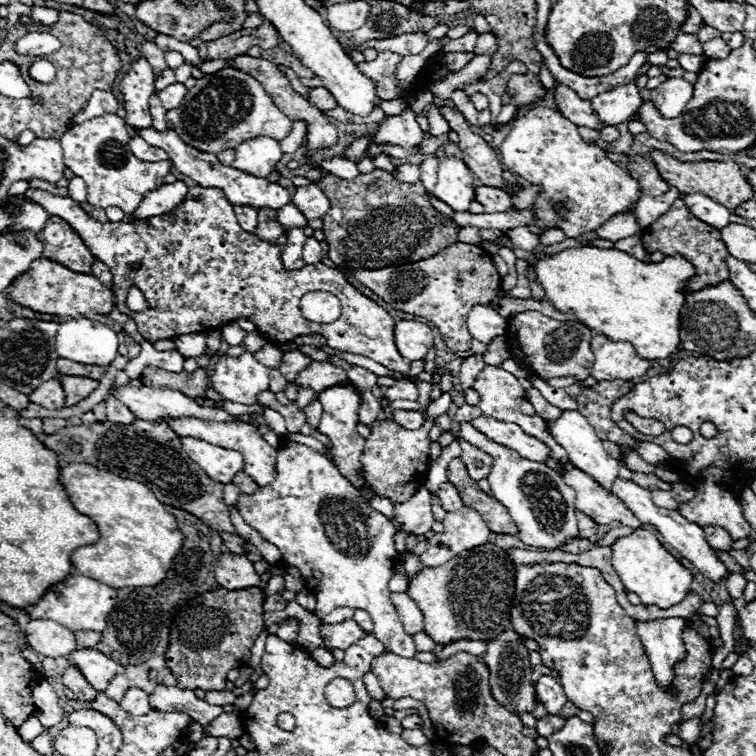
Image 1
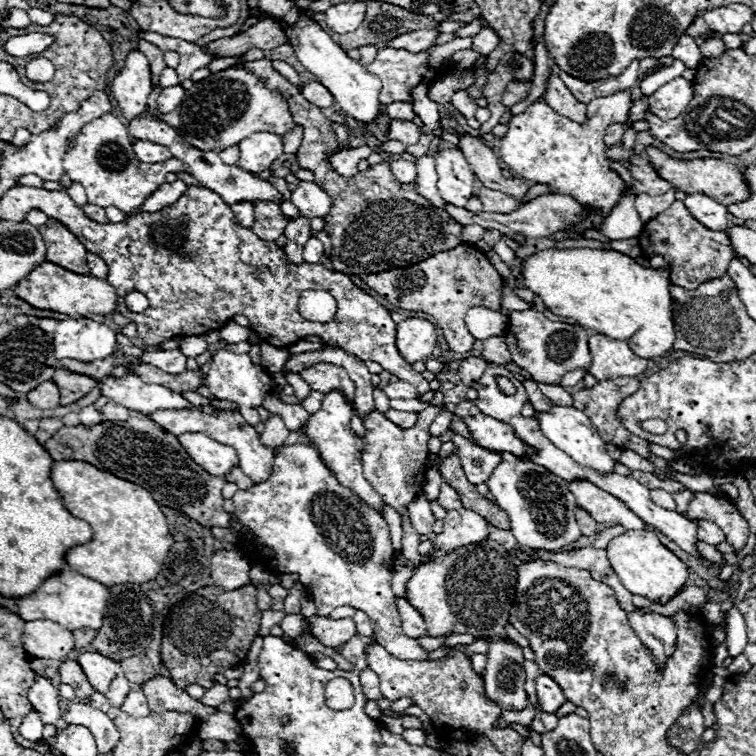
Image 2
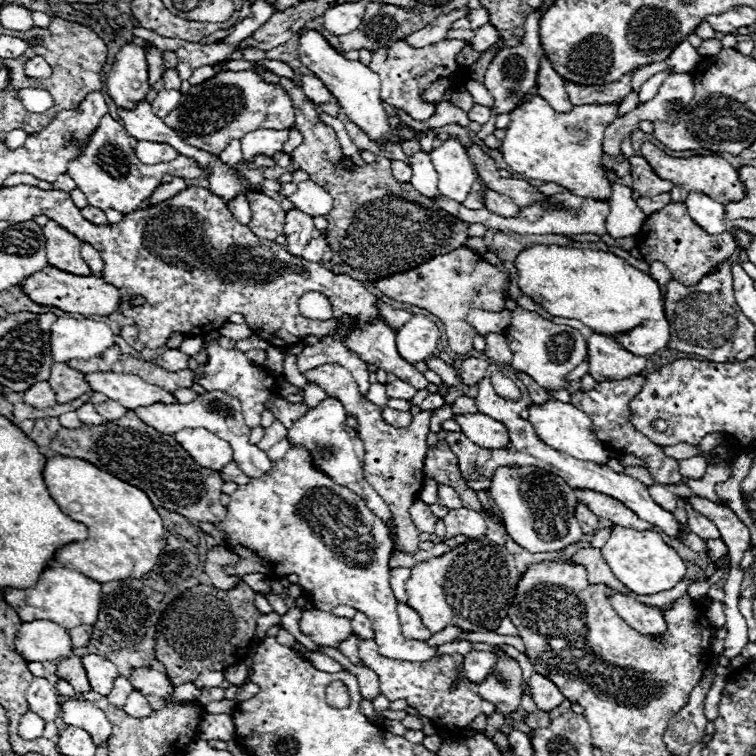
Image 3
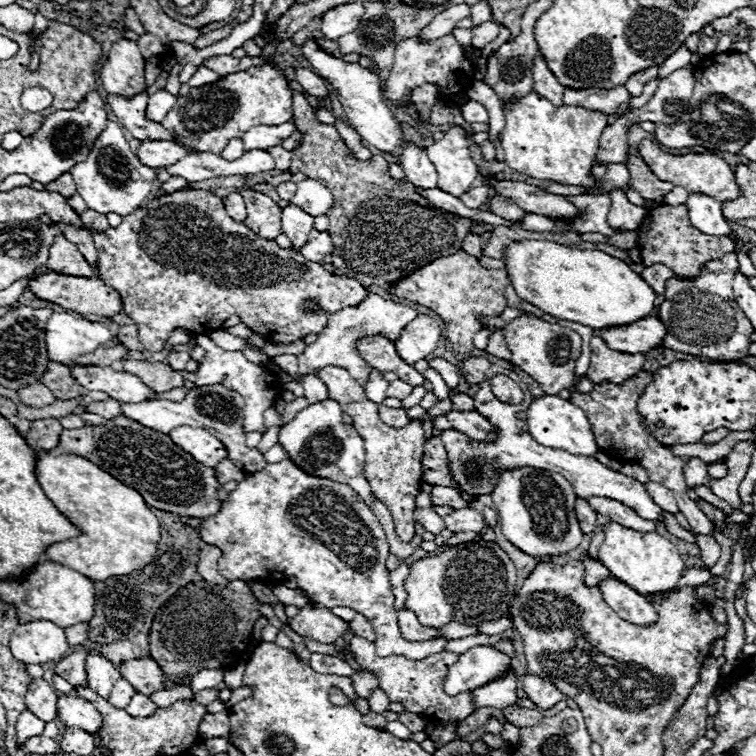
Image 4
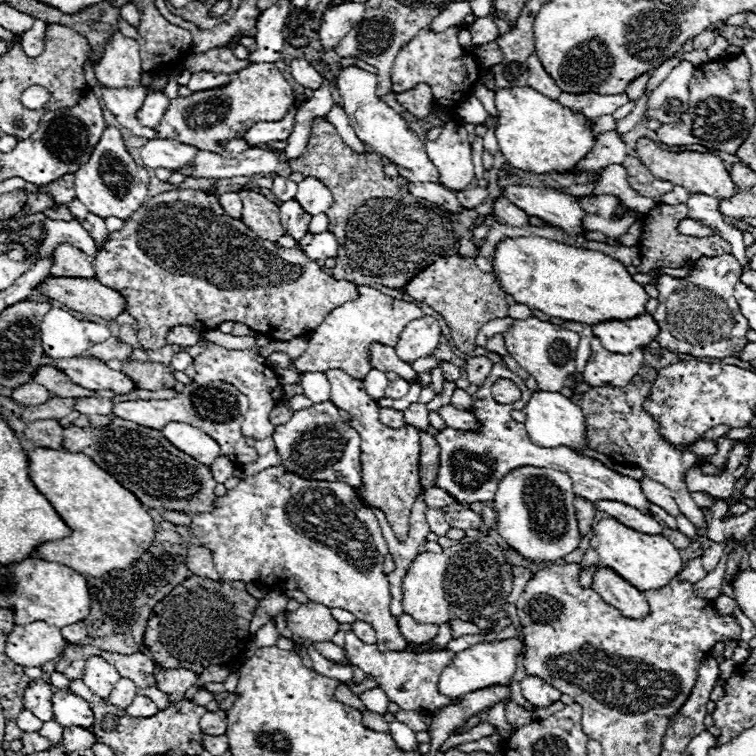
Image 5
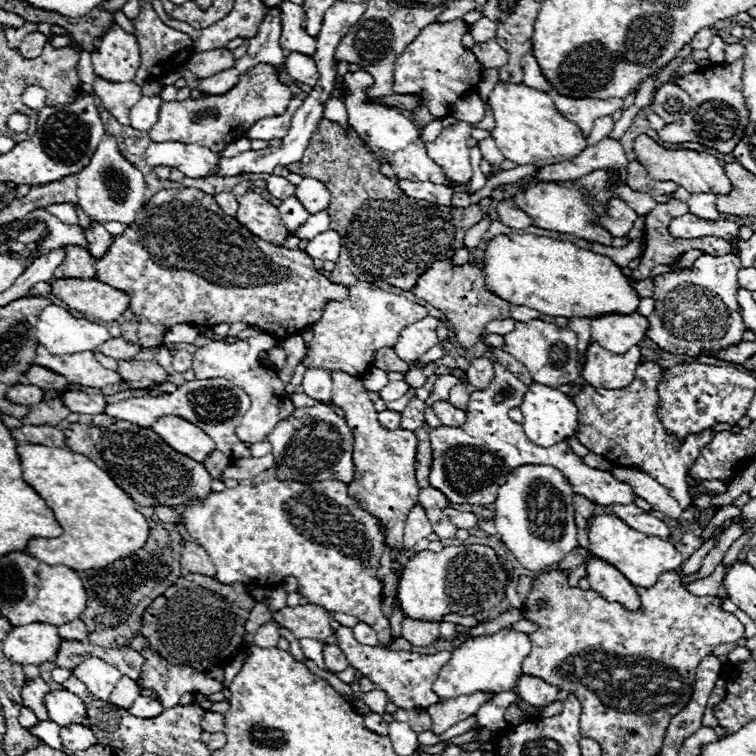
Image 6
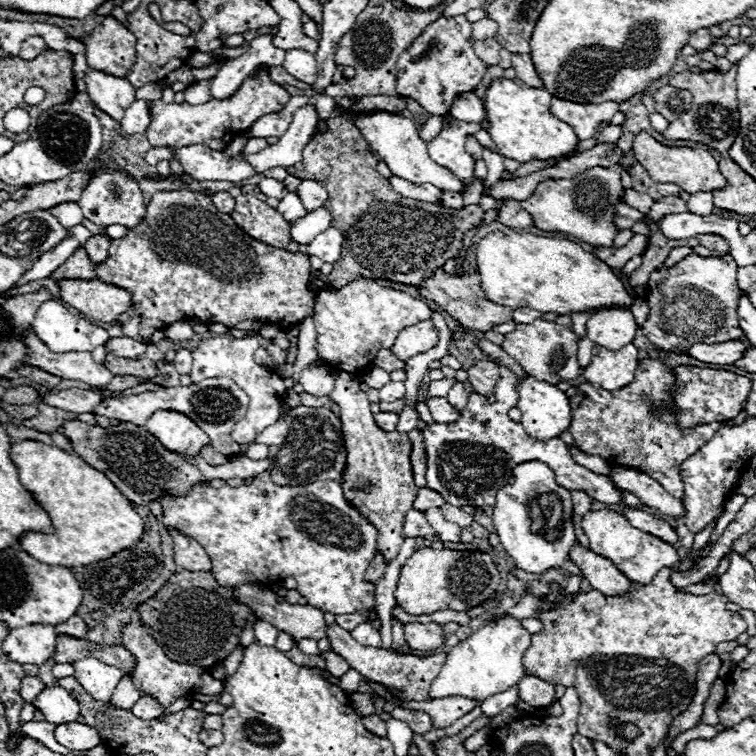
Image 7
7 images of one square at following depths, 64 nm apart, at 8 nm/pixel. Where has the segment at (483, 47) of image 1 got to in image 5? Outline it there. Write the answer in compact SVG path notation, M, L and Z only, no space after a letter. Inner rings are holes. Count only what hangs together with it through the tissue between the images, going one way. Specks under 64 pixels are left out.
M478 18L472 26L468 26L468 30L472 34L472 44L474 46L494 42L496 36L498 36L498 26L494 24L492 18Z

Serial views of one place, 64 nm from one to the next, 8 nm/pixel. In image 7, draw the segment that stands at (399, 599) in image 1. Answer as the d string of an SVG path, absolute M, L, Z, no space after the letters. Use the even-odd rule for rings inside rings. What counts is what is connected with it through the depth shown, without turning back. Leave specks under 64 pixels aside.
M434 622L404 624L404 638L406 638L406 644L414 650L434 650L444 644L444 632L440 624L434 624Z

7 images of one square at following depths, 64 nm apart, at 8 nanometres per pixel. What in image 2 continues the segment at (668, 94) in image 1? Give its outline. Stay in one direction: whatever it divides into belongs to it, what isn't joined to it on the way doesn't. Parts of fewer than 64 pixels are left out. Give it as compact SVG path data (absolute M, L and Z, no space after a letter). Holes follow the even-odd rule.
M678 76L674 80L666 82L664 86L660 86L650 96L648 110L654 112L662 120L672 120L672 118L678 118L684 112L684 108L692 100L692 96L694 96L692 82Z

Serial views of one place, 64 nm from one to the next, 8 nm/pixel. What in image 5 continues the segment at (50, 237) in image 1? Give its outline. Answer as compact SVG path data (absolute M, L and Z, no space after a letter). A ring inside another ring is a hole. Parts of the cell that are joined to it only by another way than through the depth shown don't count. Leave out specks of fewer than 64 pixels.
M58 244L58 248L52 252L54 264L50 272L54 276L74 276L74 278L92 278L94 268L92 262L82 250L70 246L70 244Z

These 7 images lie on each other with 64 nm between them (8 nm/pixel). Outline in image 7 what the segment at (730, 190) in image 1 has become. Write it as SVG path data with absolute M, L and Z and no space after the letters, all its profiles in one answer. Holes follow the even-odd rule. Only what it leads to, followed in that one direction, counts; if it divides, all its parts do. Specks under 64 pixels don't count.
M640 132L634 138L632 152L634 152L634 158L646 168L646 172L650 172L650 178L656 180L656 182L664 182L664 184L674 182L690 194L692 192L712 192L714 188L724 188L726 186L726 178L720 174L718 162L706 150L670 148L670 146L664 146L664 144L656 142L650 134Z

